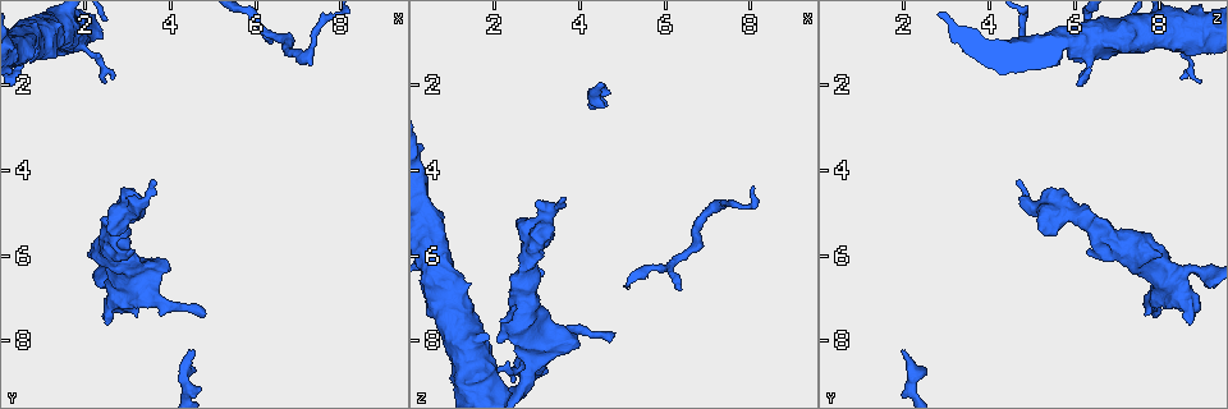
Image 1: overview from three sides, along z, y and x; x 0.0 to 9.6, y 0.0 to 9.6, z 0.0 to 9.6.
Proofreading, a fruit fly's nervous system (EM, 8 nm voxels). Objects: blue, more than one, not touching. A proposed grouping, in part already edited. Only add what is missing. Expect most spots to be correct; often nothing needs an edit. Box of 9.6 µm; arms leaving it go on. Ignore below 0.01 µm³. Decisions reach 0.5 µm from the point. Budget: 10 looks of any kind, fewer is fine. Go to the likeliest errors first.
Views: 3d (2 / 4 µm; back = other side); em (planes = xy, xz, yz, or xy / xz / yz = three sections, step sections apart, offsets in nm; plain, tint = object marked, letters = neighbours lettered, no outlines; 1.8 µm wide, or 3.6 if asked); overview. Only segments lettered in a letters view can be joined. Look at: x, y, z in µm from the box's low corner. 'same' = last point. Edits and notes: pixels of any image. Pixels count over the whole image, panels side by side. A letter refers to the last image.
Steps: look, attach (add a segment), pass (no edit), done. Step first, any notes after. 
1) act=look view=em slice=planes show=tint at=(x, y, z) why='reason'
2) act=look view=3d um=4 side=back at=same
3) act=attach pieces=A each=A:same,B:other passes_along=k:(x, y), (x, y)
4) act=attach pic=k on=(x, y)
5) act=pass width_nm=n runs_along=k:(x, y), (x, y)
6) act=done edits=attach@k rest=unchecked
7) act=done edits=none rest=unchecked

act=look view=3d um=4 at=(4.75, 7.40, 7.95) why='free end'

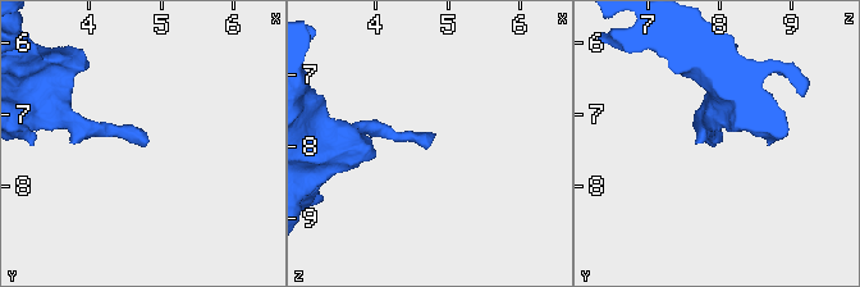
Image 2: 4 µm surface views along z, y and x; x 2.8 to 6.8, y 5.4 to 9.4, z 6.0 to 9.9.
act=look view=em slice=xy step=16 show=letters at=(4.75, 7.45, 7.90) why='shape alone is not enough'

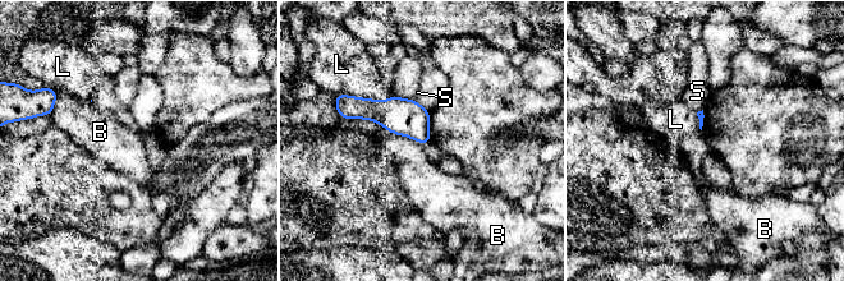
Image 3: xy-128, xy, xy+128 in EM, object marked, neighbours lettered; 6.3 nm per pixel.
act=pass each=B:other,L:other,S:other border=3:(388, 130), (413, 138), (423, 146) found='no lettered segment goes on from it'

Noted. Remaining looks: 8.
act=look view=3d um=4 side=back at=(2.15, 6.05, 8.05) why='thick end'

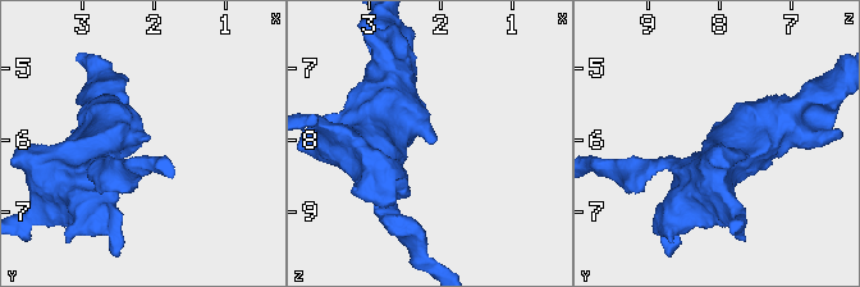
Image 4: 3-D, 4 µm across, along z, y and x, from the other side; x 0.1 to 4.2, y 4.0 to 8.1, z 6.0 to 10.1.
act=look view=em slice=xz step=4 show=tint at=(2.15, 6.00, 8.00)

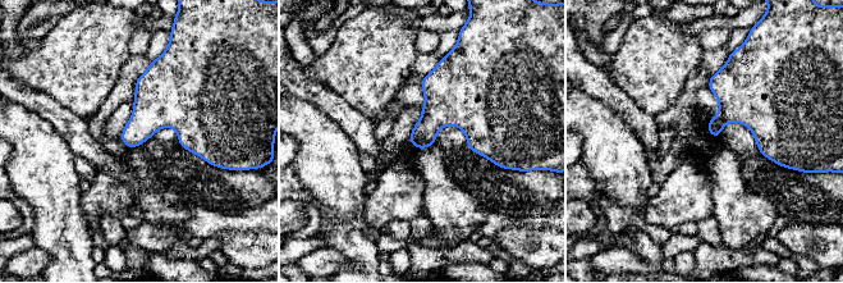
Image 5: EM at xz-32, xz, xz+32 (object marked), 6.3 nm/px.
act=look view=em slice=planes show=letters at=same

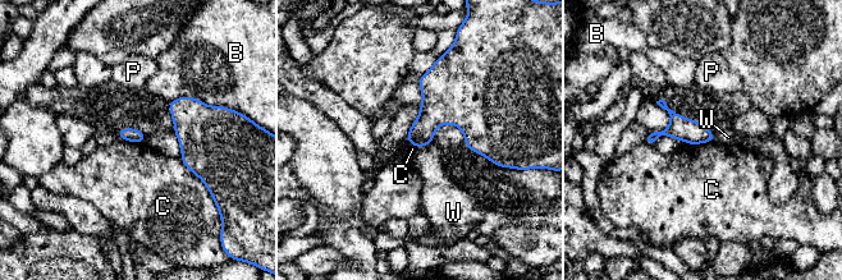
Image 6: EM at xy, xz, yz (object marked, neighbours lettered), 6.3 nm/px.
act=pass each=B:other,C:other,P:other,W:other border=6:(179, 157), (207, 188) found='no lettered segment goes on from it'

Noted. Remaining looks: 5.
act=look view=em slice=planes show=letters at=(2.50, 7.65, 8.80) why='an open end'

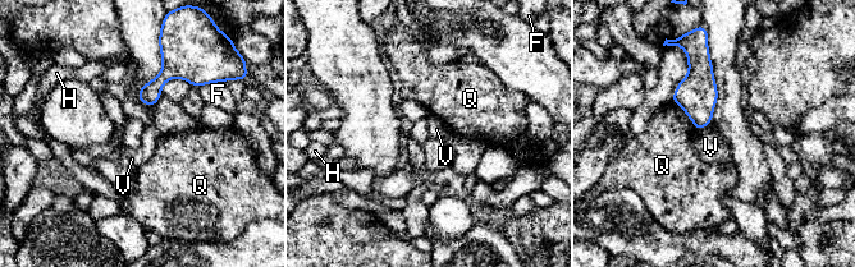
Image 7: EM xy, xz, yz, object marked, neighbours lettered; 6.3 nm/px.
act=pass longest_contact=Q:220nm each=F:other,H:other,Q:other,V:other runs_along=7:(199, 82), (167, 73), (141, 95) found='none of them fits'

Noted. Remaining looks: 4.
act=look view=em slice=planes show=letters at=(2.95, 5.85, 6.35) why='an open end'

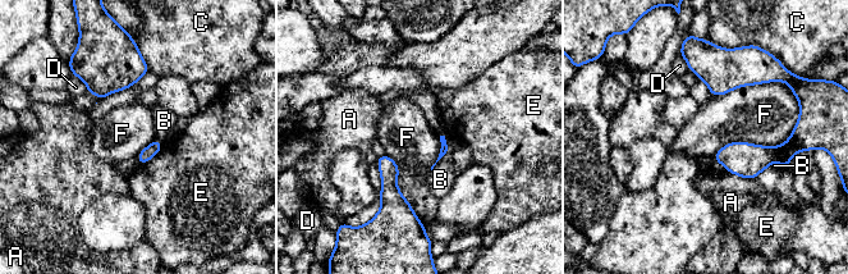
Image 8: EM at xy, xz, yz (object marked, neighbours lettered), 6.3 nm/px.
act=pass each=A:other,B:other,C:other,D:other,E:other,F:other border=8:(794, 126), (711, 156) found='none of them fits'

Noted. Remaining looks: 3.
act=done edits=none rest=unchecked

